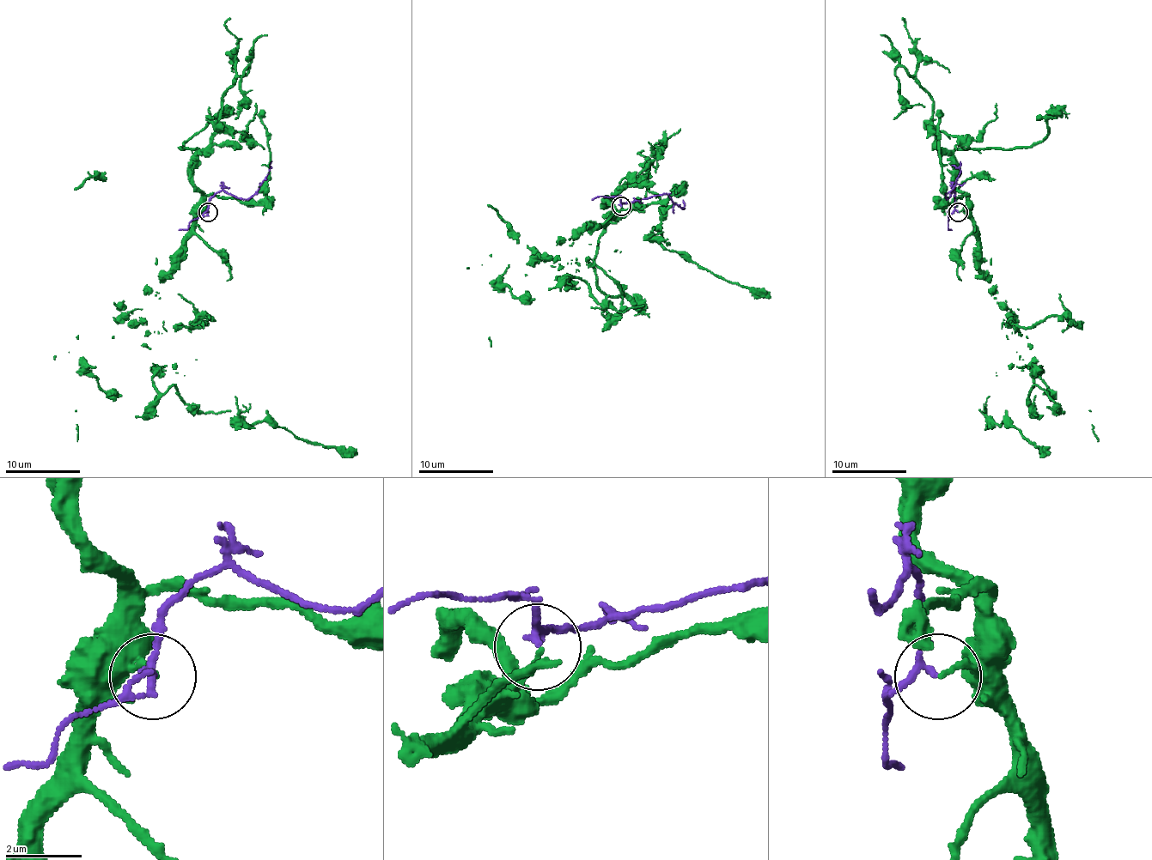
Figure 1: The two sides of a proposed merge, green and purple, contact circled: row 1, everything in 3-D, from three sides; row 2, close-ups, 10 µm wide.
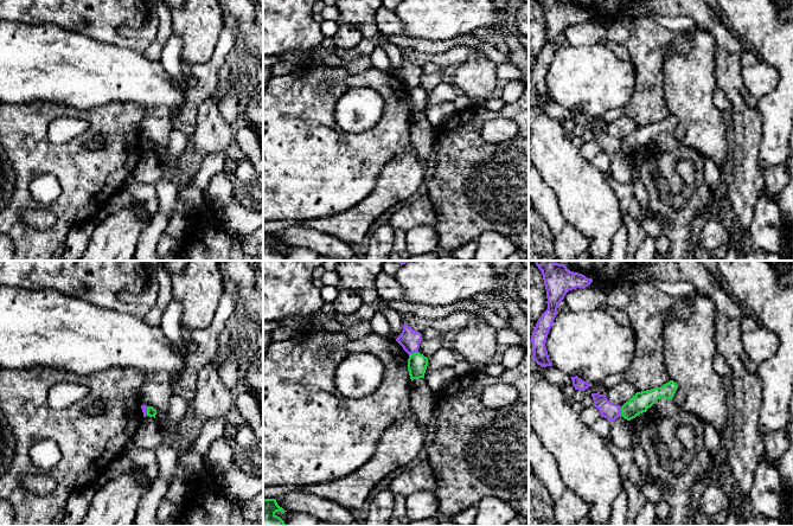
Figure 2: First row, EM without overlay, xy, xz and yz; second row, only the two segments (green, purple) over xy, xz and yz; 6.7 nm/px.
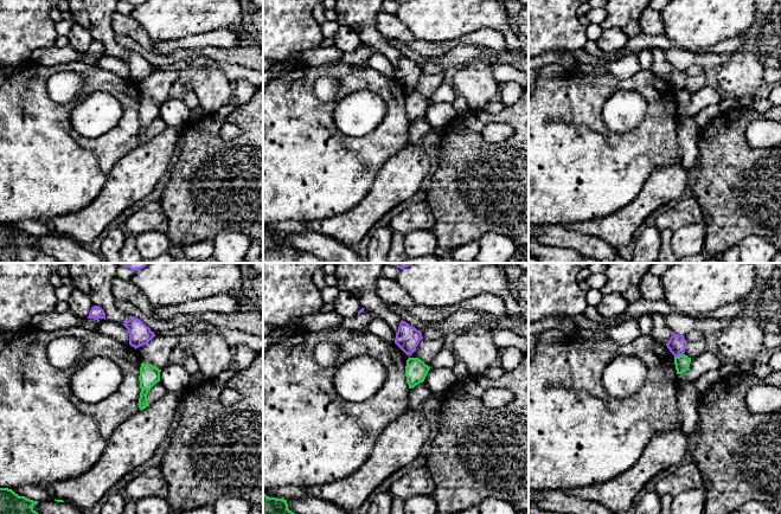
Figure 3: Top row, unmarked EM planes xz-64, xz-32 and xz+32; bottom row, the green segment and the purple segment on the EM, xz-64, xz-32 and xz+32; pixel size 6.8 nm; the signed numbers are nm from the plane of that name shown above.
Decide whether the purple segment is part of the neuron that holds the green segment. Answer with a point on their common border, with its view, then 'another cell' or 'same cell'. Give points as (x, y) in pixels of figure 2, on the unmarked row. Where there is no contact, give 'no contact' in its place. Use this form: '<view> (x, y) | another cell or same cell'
xz (413, 88) | another cell

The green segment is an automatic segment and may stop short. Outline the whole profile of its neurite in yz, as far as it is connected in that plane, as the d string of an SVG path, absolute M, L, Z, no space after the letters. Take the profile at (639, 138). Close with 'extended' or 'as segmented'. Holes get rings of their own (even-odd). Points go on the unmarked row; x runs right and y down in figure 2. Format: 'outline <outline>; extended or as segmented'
outline M673 115L660 122L637 127L628 136L621 141L621 150L631 155L642 147L646 147L658 134L665 133L672 135L678 121Z; as segmented

